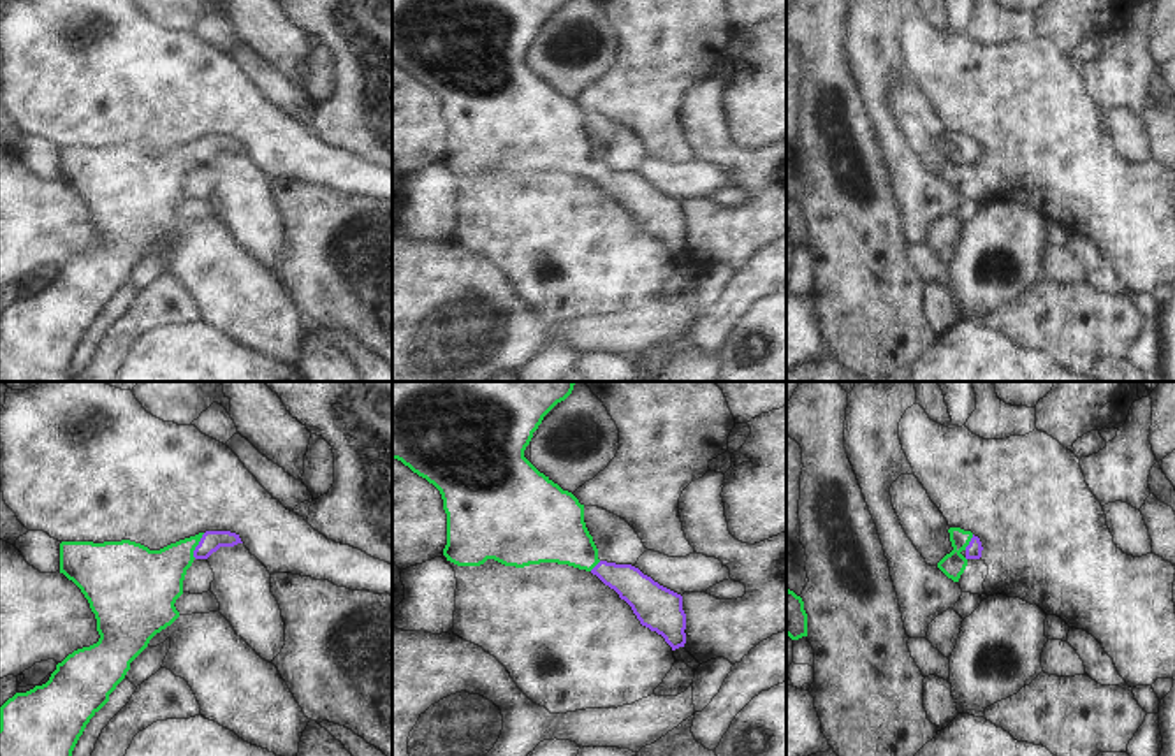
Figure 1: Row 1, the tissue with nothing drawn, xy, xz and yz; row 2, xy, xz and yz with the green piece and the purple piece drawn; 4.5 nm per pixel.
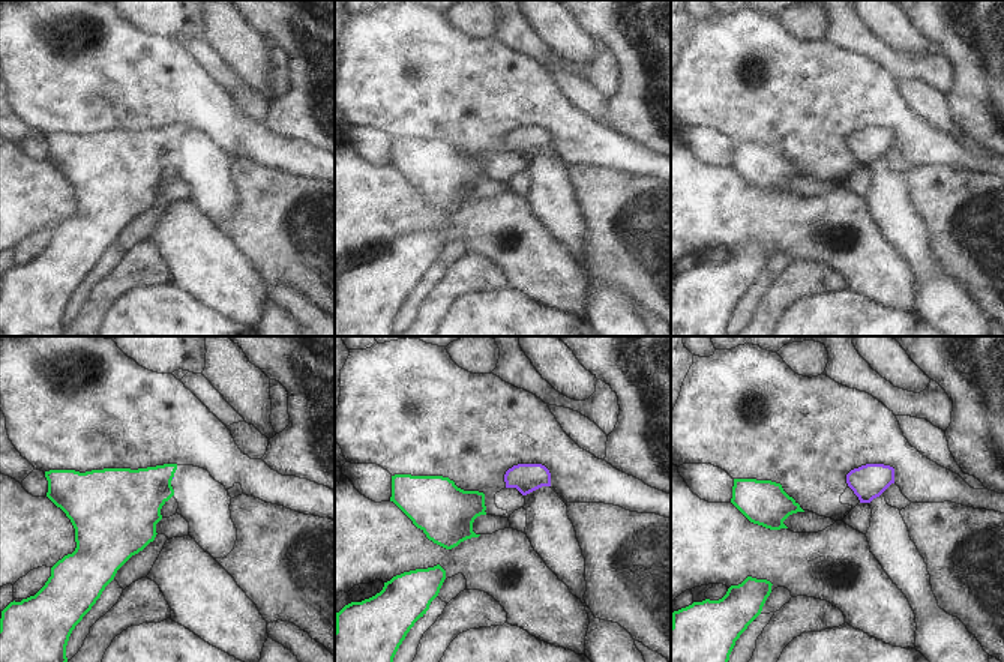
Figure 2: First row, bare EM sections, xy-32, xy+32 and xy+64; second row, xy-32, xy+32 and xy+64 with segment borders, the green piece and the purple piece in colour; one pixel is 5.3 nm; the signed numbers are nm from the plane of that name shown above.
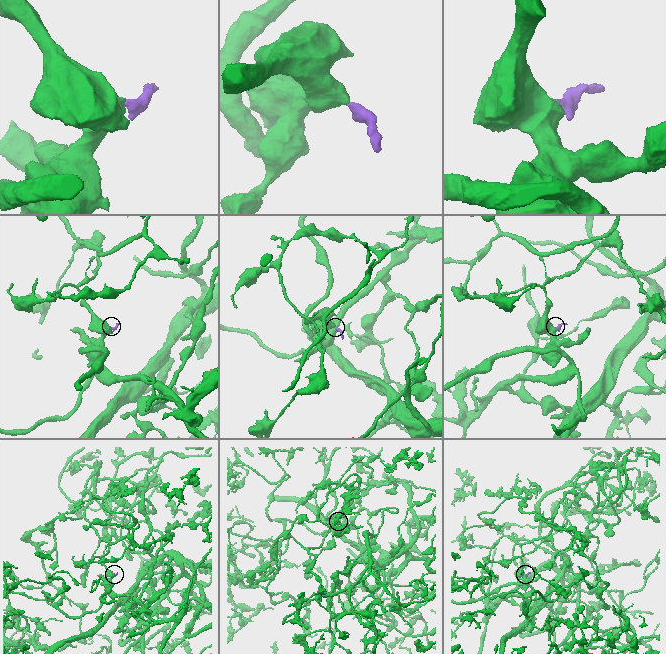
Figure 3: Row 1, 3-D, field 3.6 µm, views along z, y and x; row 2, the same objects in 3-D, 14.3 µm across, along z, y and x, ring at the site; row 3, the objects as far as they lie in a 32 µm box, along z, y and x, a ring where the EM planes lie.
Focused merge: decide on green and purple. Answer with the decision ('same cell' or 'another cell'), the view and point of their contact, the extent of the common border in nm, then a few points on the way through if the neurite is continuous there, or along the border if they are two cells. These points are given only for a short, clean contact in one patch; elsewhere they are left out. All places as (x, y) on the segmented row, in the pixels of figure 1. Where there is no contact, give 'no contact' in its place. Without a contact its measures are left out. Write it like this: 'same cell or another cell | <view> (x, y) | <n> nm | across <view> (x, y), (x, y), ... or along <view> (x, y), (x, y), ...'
same cell | xy (197, 544) | 130 nm | across xy (155, 579), (176, 558), (197, 544), (211, 540)

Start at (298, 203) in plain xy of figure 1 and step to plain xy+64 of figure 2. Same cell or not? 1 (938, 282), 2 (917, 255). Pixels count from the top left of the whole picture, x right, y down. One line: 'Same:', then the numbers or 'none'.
Same: none

